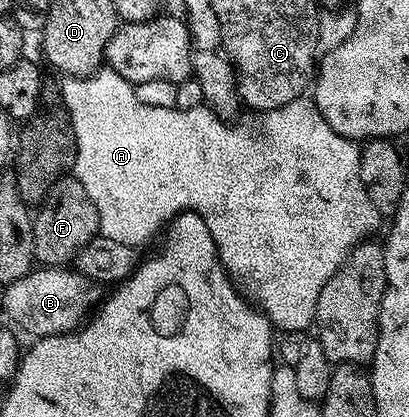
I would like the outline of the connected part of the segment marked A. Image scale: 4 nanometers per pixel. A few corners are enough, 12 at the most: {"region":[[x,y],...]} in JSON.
{"region":[[61,80],[100,234],[203,216],[275,328],[369,240],[317,102],[242,124]]}

